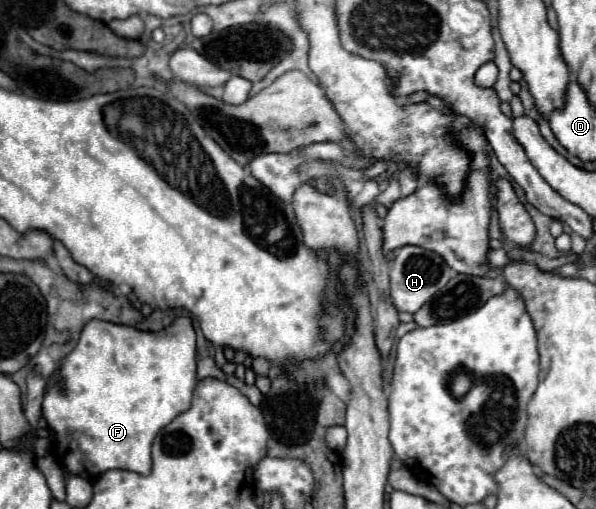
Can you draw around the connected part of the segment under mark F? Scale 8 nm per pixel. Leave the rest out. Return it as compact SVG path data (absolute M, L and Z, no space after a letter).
M178 316L160 332L142 332L126 324L90 320L80 334L78 346L62 360L60 384L64 390L52 386L42 402L42 416L55 433L56 441L63 440L66 446L60 464L88 480L96 480L112 468L150 474L152 440L166 424L192 406L196 382L196 332L190 318Z

